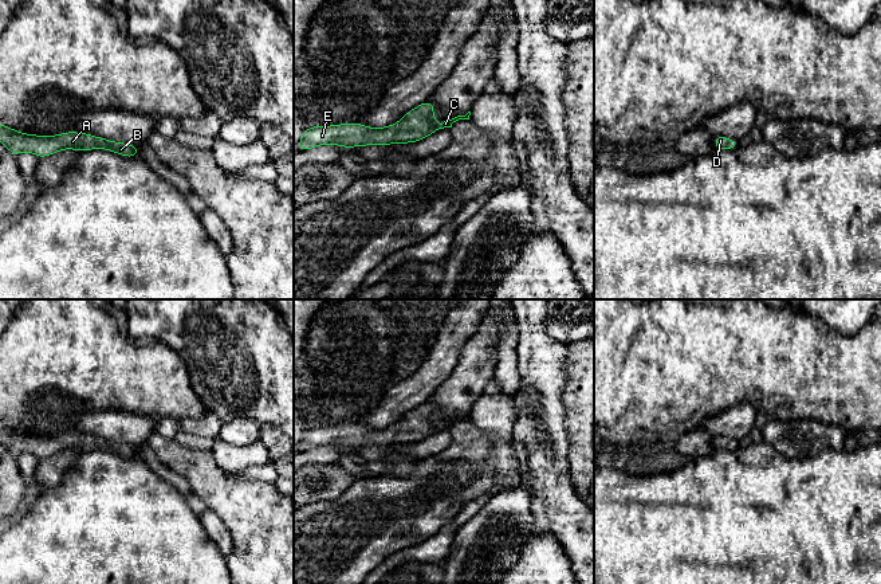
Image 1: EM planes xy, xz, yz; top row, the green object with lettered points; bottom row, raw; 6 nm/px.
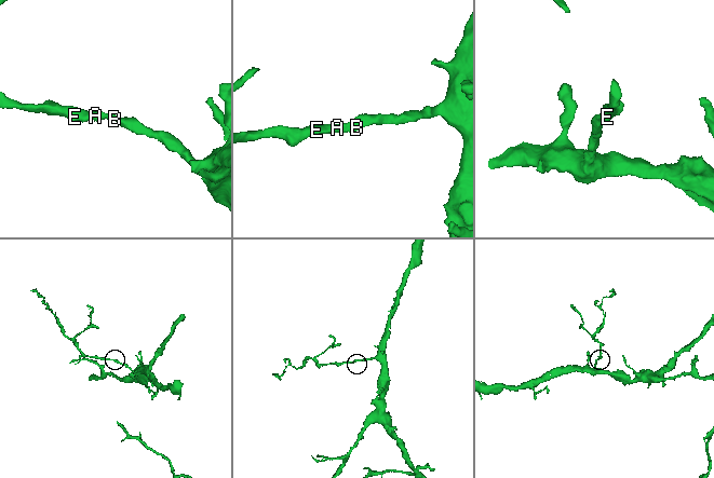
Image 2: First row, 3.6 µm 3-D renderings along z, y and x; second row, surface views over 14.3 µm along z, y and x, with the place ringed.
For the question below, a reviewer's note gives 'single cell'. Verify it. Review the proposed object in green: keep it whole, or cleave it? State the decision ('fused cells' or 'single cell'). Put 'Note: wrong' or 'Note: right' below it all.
single cell
Note: right

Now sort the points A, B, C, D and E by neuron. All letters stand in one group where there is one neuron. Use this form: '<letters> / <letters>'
A B C D E

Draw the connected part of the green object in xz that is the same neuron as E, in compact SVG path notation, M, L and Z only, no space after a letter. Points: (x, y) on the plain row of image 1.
M425 401L408 412L397 424L386 428L366 428L362 424L349 423L342 426L329 426L318 428L311 426L303 432L298 443L298 452L308 451L318 446L339 446L347 450L353 447L389 444L409 444L424 440L436 431L452 428L459 420L469 420L471 412L438 424L433 420L434 405Z

